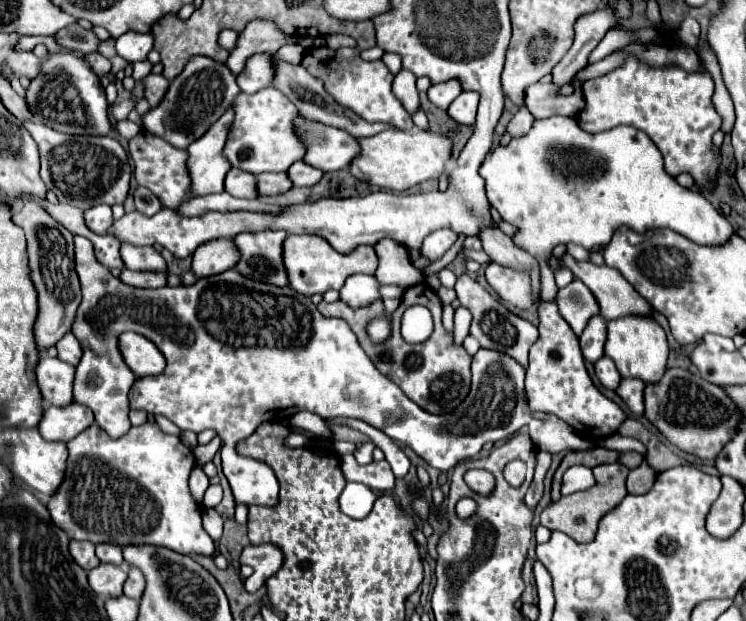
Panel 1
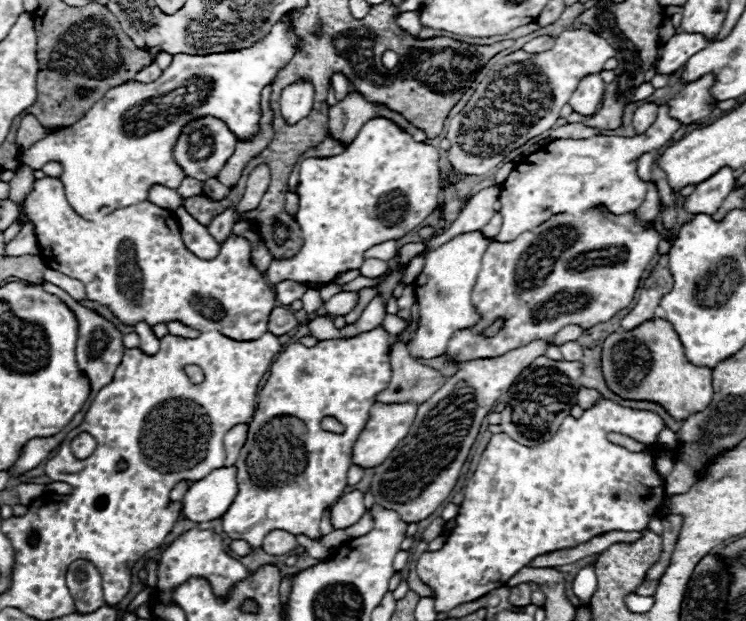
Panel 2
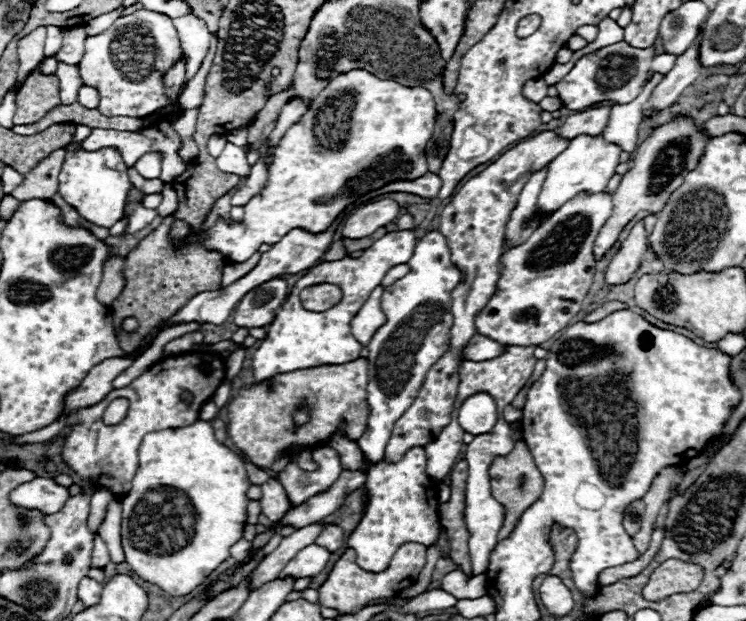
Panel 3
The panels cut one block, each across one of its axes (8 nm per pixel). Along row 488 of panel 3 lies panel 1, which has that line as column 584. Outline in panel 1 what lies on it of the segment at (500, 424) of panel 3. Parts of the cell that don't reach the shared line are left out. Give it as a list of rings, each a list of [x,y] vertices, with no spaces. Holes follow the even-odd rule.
[[[572,466],[566,470],[564,474],[564,482],[562,482],[562,494],[572,494],[572,492],[580,492],[580,490],[588,490],[594,486],[594,474],[588,466]]]

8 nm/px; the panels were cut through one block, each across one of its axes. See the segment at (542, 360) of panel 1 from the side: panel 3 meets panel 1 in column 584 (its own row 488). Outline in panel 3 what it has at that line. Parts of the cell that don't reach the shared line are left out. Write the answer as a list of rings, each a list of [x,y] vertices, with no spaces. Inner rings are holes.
[[[412,448],[402,462],[386,464],[380,462],[372,468],[366,468],[366,484],[368,490],[368,508],[358,524],[358,528],[348,536],[348,546],[356,550],[358,566],[368,572],[382,572],[394,552],[406,544],[434,544],[442,524],[438,516],[438,482],[434,482],[426,474],[426,454],[424,448]],[[432,486],[434,486],[434,510],[432,510]],[[434,522],[434,524],[432,524]]]

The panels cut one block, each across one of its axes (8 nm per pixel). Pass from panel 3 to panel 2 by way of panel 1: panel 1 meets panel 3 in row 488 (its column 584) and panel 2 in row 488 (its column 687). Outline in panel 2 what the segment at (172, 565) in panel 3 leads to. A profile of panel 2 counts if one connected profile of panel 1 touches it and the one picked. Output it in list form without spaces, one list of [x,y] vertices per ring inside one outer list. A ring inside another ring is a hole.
[[[234,466],[218,468],[194,482],[182,498],[182,512],[190,522],[202,524],[220,518],[238,492]]]

